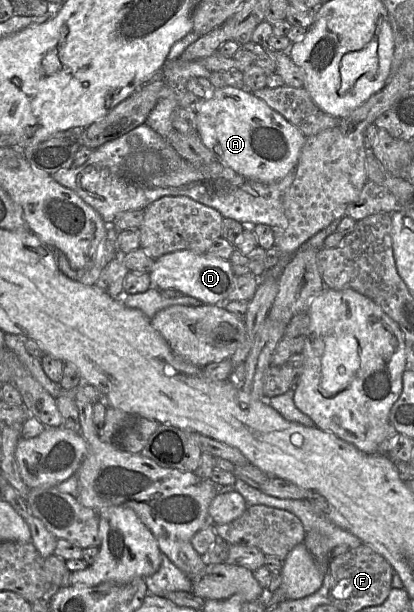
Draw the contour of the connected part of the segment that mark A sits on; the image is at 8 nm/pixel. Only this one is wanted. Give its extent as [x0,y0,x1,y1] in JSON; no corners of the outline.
[196,86,306,183]

